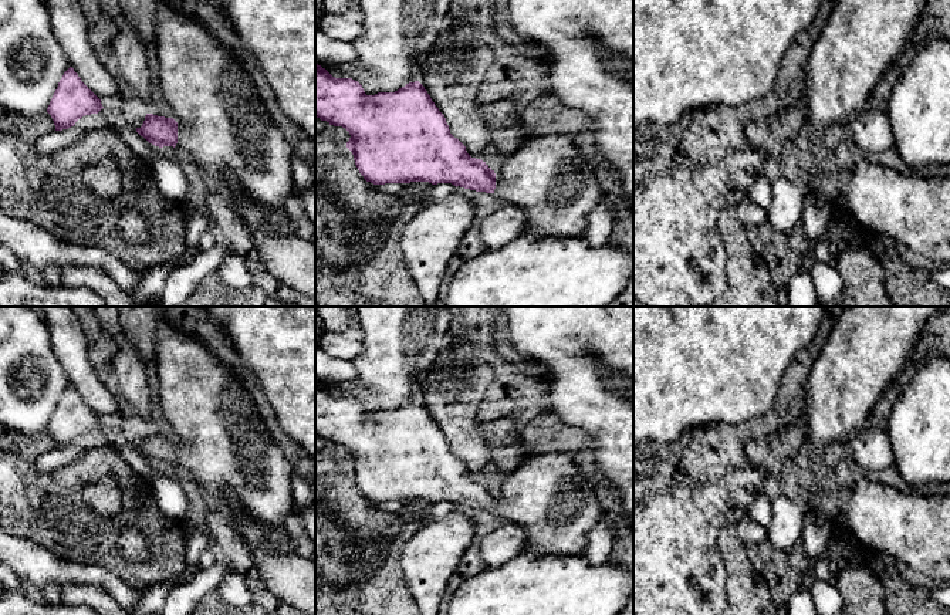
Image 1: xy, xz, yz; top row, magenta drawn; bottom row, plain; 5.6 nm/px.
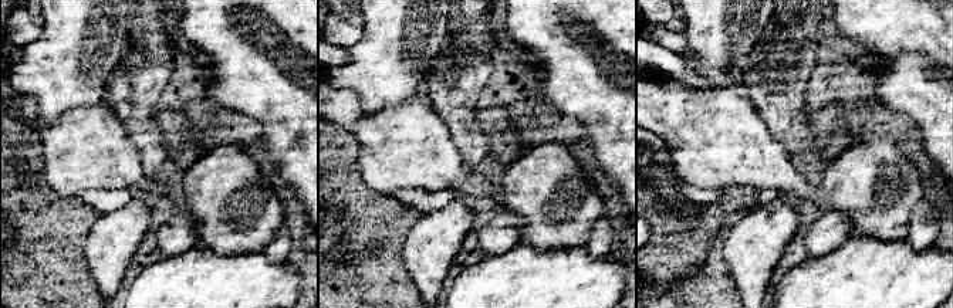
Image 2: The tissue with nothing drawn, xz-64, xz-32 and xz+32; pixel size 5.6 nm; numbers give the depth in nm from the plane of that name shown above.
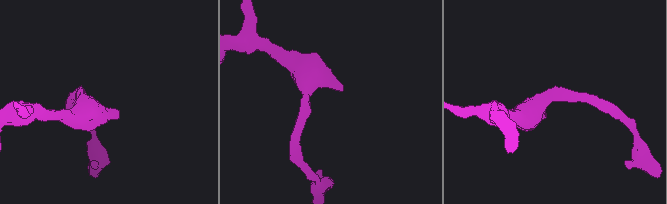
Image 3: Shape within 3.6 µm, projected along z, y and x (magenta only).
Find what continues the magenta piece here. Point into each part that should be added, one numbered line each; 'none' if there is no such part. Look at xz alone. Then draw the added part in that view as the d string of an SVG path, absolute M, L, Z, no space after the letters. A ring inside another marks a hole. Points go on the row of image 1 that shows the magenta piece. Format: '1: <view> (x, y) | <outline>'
1: xz (548, 176) | M564 132L527 139L496 165L494 196L525 212L524 233L579 237L602 192L574 136Z

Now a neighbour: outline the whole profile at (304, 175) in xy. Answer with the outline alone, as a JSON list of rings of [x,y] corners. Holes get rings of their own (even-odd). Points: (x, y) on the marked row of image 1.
[[[301,148],[293,151],[291,169],[295,186],[307,189],[315,182],[315,170],[310,166],[307,153]]]

